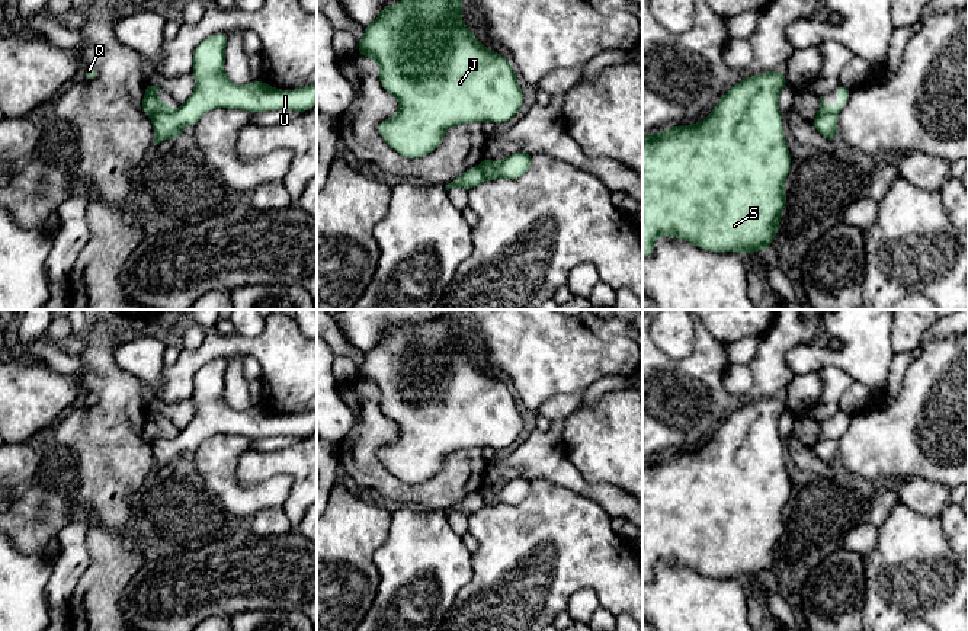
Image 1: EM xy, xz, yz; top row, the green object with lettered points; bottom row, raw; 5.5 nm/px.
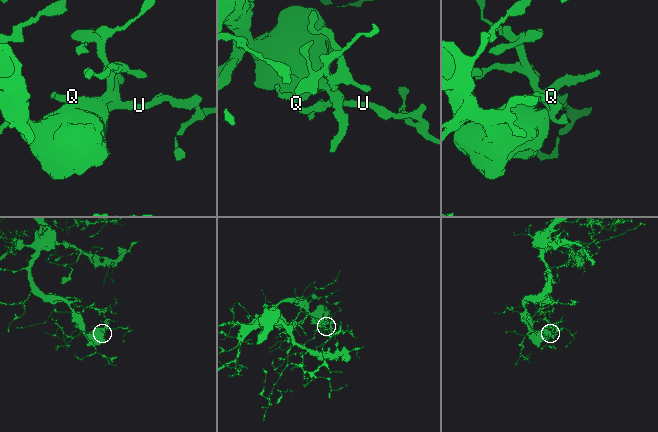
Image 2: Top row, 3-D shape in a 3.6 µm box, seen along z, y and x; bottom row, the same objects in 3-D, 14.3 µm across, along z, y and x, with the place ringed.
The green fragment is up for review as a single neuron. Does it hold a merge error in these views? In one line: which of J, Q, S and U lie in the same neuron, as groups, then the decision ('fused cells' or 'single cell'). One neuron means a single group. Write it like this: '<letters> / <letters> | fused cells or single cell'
J S U / Q | fused cells

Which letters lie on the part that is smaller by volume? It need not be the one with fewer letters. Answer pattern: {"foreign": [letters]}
{"foreign": ["Q"]}

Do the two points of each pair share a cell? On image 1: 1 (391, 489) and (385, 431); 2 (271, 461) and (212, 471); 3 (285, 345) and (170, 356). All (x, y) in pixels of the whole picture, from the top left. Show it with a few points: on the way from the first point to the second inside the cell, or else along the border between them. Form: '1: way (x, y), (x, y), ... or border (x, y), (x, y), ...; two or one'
1: way (377, 474), (371, 468), (371, 445); one
2: border (250, 448), (237, 461), (237, 480), (243, 487); two
3: border (180, 351), (179, 356), (166, 365); two

